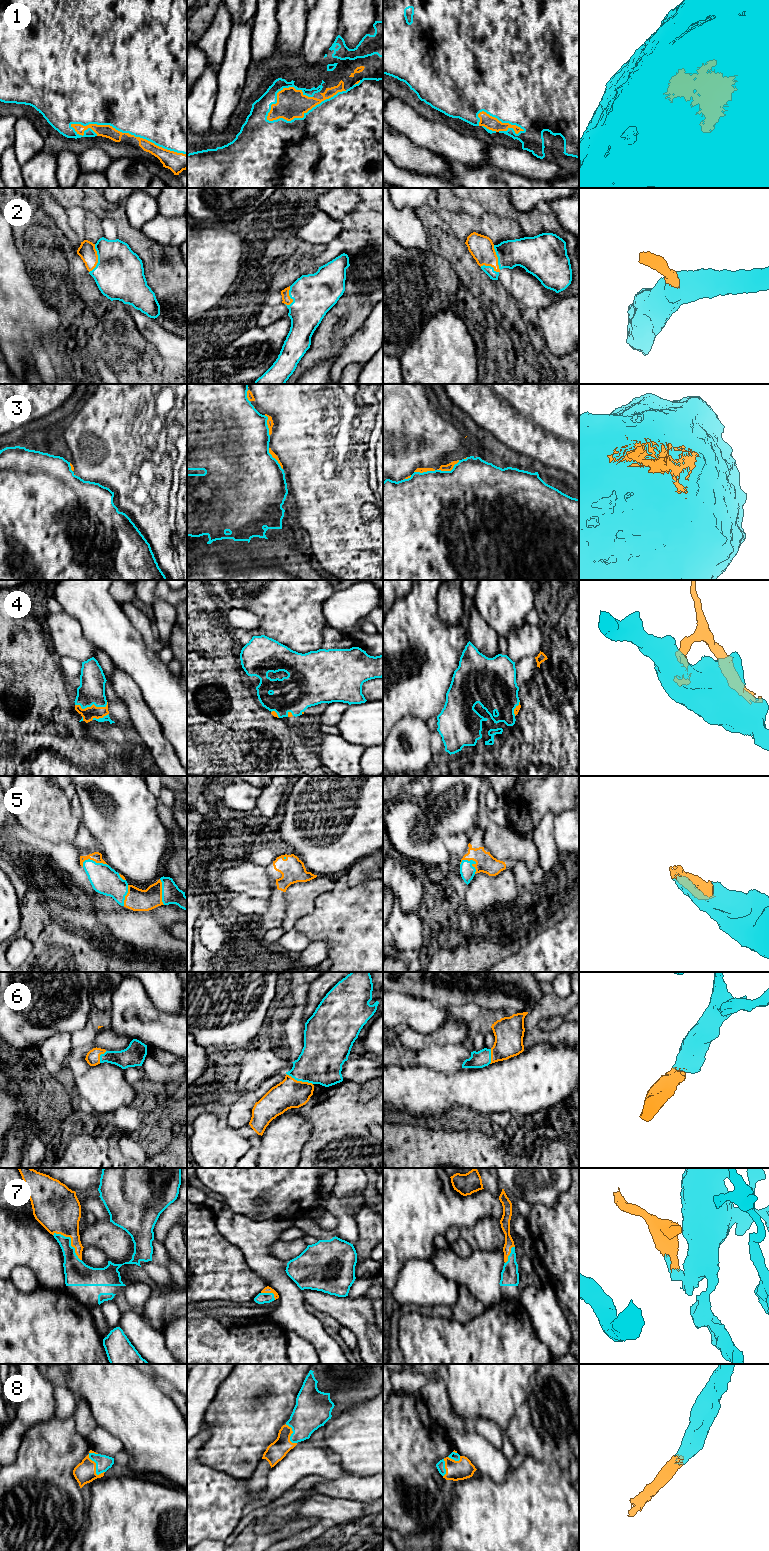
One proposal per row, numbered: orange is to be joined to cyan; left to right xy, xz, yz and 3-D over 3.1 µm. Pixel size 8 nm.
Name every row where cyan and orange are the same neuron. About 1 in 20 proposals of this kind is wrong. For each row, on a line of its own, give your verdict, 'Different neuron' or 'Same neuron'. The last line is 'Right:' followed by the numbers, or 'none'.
1: Same neuron
2: Same neuron
3: Same neuron
4: Same neuron
5: Same neuron
6: Same neuron
7: Same neuron
8: Same neuron
Right: 1, 2, 3, 4, 5, 6, 7, 8

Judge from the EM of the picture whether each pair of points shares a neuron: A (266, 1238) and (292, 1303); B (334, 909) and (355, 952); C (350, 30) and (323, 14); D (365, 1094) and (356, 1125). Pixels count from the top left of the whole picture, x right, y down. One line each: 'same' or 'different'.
A: same
B: same
C: different
D: different

